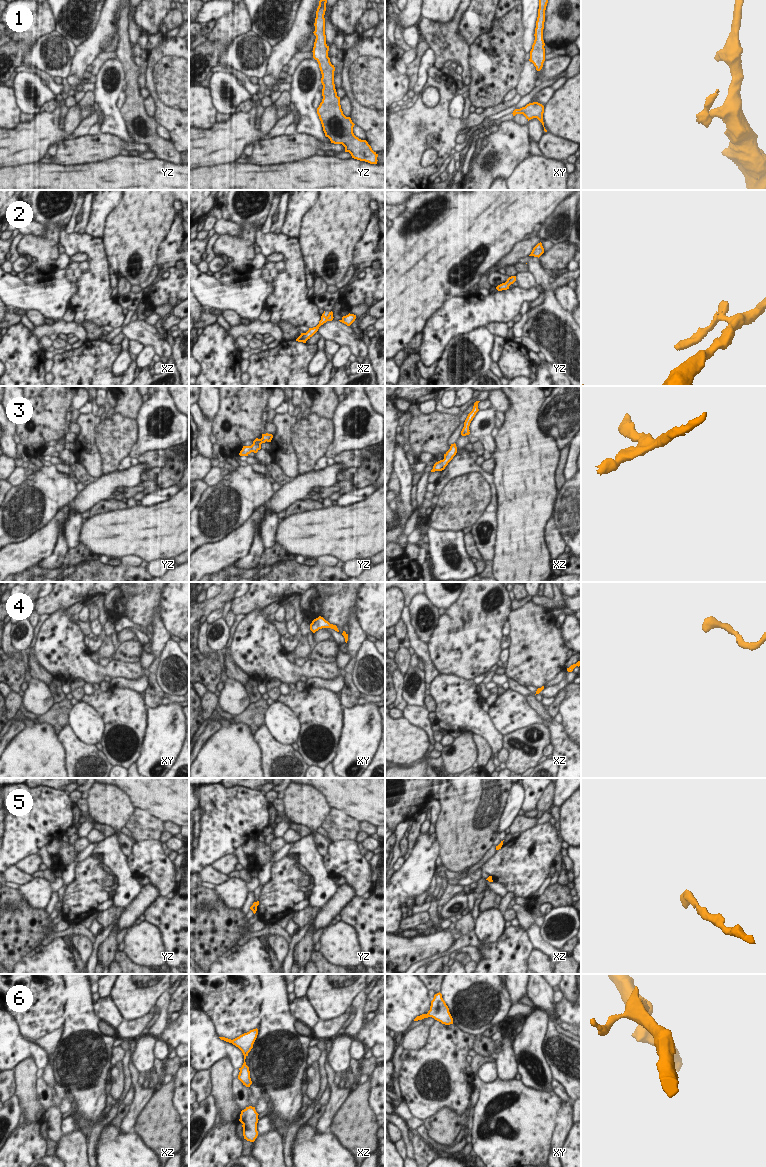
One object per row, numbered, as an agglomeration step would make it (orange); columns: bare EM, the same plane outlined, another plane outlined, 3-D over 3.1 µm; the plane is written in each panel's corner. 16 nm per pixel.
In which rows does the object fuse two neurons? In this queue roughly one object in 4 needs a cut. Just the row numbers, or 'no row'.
2

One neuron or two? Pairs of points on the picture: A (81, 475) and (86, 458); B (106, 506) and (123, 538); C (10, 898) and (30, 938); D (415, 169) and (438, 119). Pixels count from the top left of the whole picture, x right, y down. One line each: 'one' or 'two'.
A: two
B: two
C: one
D: one

